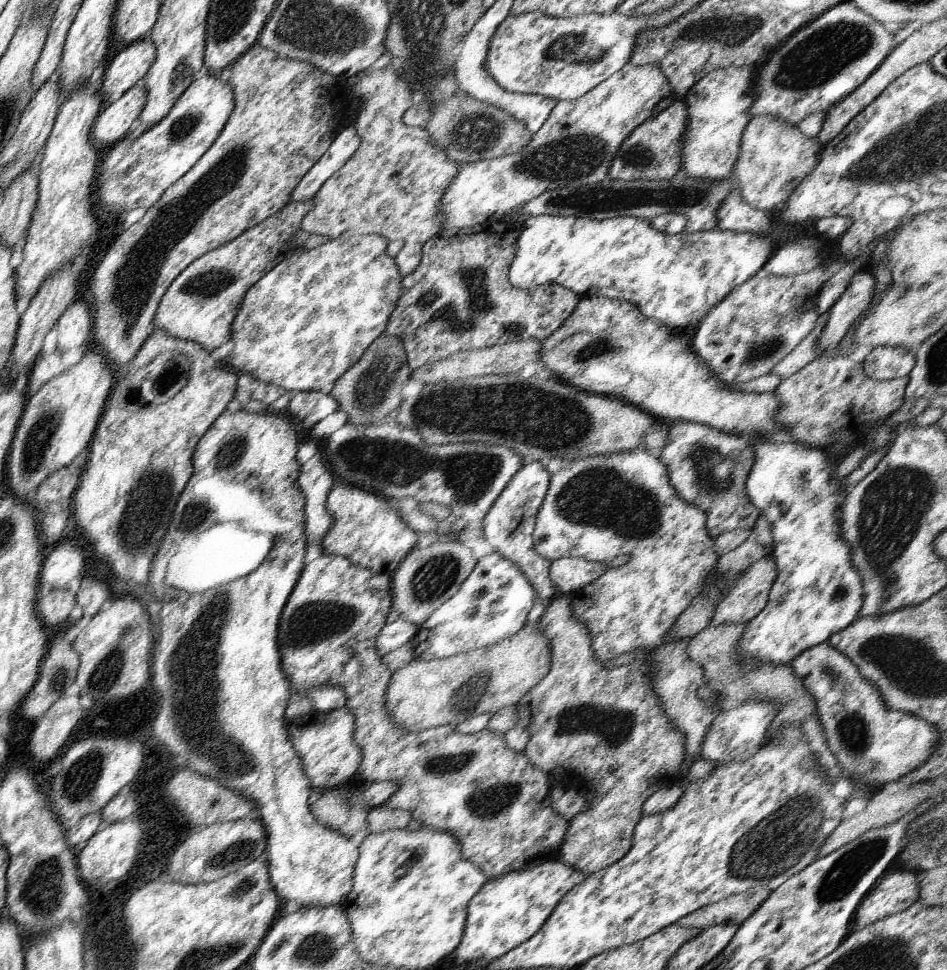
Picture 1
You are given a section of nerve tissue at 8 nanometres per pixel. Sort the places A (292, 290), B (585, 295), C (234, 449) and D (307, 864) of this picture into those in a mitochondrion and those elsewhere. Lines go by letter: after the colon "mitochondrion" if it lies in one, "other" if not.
A: other
B: other
C: mitochondrion
D: other

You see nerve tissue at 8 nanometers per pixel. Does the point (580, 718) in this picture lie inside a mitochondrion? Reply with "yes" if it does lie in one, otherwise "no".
yes

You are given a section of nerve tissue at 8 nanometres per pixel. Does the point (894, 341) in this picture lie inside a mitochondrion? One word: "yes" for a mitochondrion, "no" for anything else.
no

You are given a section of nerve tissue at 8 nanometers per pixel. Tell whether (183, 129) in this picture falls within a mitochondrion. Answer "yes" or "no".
yes

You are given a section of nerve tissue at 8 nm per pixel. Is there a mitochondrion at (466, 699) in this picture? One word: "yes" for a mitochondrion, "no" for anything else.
yes

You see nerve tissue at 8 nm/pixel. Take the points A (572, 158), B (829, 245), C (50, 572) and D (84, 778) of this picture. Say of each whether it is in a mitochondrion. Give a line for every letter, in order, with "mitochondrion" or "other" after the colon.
A: mitochondrion
B: other
C: other
D: mitochondrion

